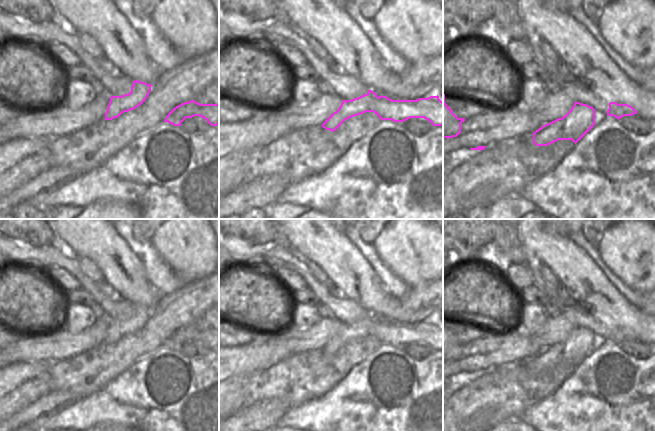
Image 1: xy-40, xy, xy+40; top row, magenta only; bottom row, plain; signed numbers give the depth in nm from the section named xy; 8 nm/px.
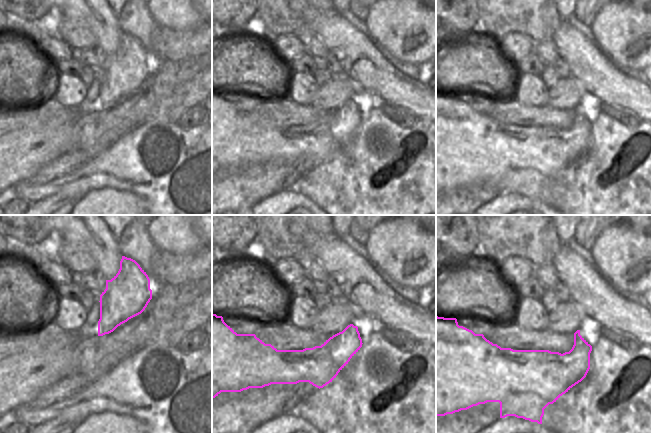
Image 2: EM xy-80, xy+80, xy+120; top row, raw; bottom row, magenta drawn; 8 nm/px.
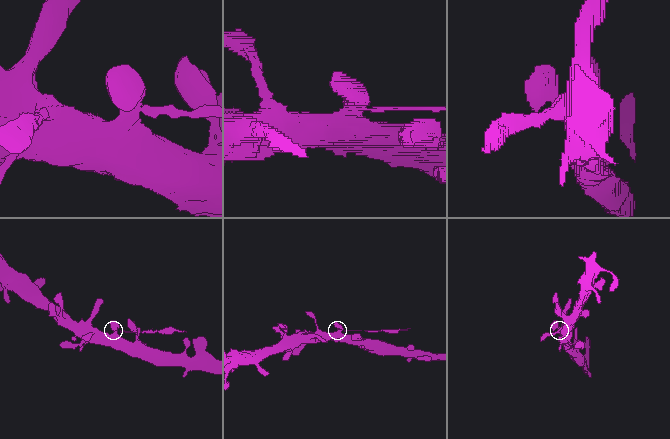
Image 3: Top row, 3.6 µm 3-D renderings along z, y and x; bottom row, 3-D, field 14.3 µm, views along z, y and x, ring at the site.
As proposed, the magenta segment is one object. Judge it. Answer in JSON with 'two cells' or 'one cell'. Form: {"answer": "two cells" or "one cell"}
{"answer": "two cells"}

